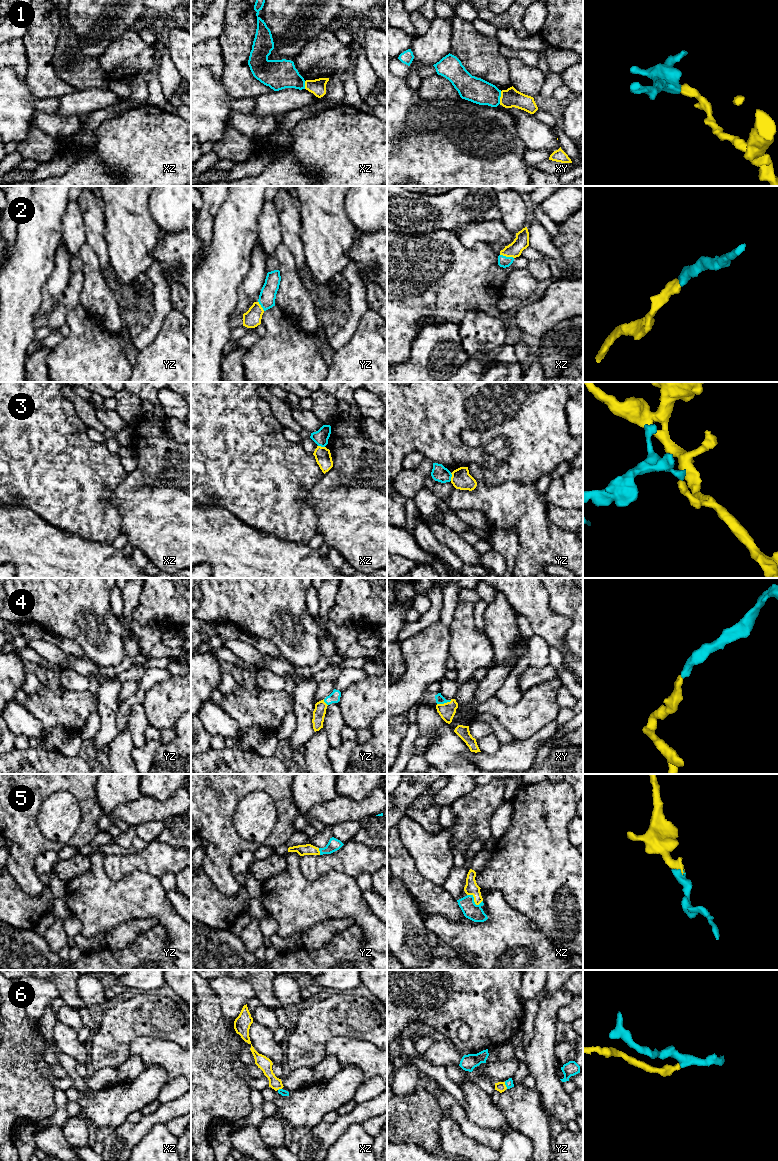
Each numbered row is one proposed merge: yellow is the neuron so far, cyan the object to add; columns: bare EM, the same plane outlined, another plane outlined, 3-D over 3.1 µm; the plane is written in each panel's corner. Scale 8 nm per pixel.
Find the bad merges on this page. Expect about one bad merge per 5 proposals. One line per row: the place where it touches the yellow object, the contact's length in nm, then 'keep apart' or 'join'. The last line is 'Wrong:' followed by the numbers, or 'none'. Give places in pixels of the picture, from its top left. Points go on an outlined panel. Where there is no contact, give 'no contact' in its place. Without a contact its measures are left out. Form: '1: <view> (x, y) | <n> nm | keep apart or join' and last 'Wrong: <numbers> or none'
1: xy (500, 97) | 110 nm | keep apart
2: xz (507, 256) | 120 nm | join
3: yz (451, 477) | 60 nm | keep apart
4: xy (444, 703) | 120 nm | join
5: xz (474, 901) | 140 nm | join
6: yz (505, 1085) | 60 nm | join
Wrong: 1, 3

